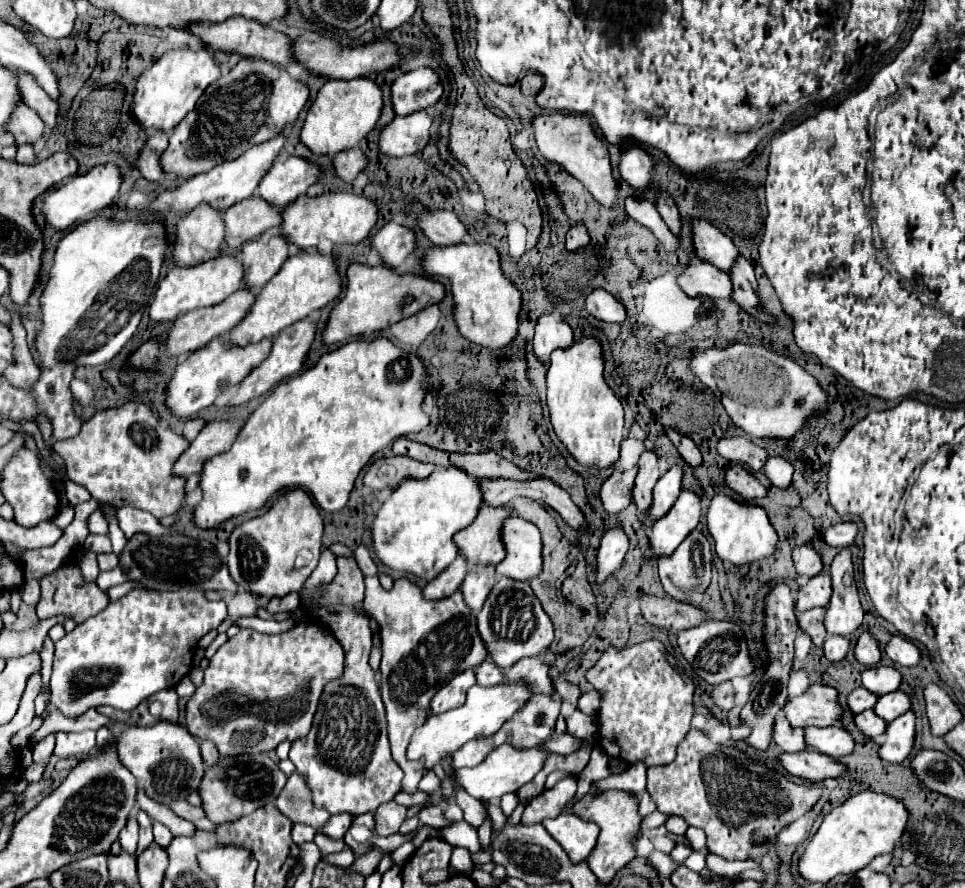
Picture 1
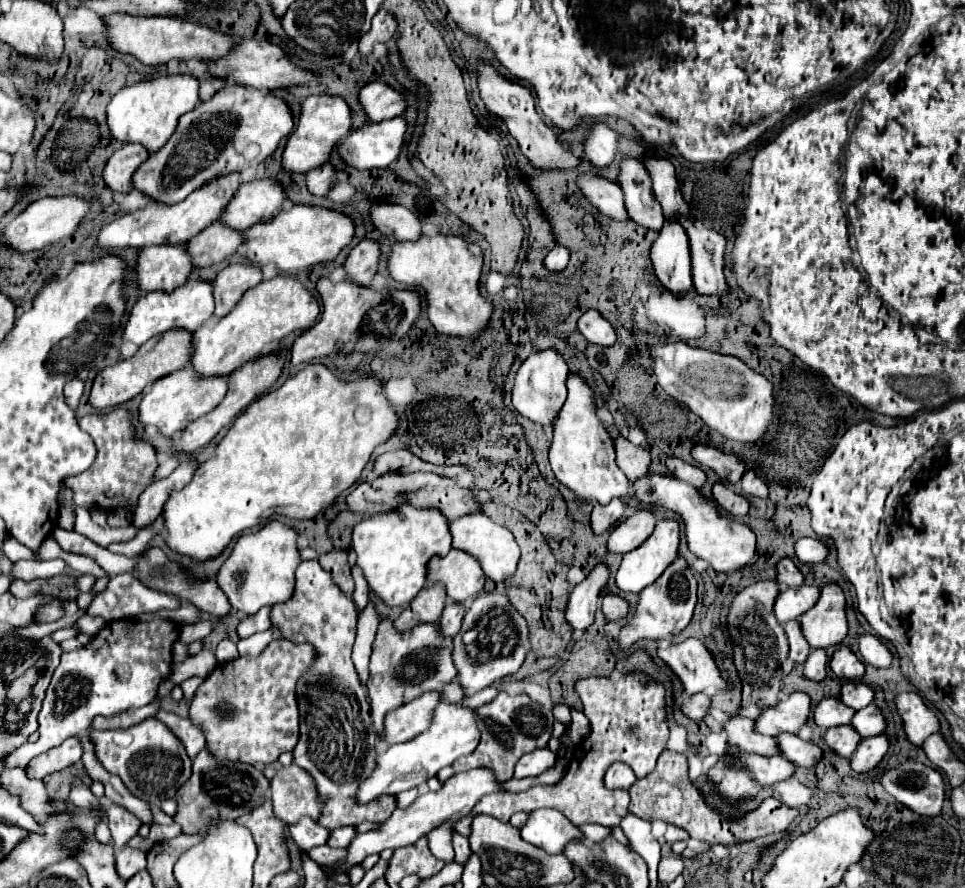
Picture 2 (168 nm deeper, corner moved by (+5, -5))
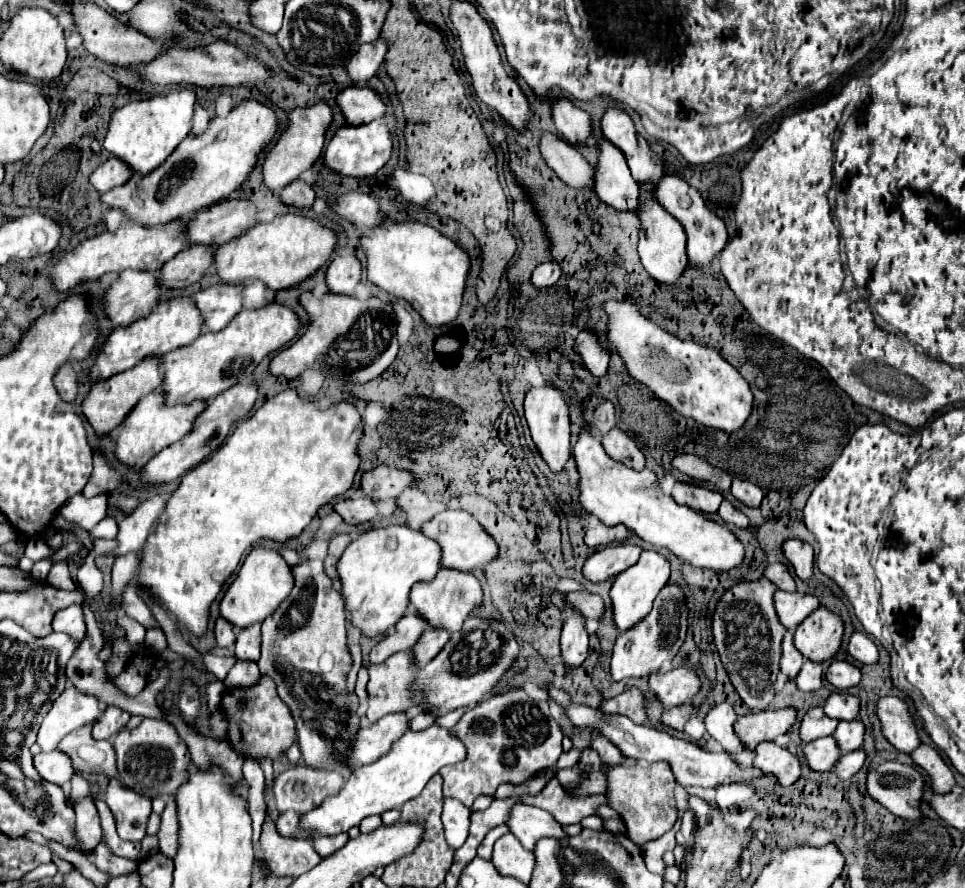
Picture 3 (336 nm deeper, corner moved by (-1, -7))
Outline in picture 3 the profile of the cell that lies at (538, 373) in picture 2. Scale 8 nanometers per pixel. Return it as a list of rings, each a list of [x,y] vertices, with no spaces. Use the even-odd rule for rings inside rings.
[[[554,385],[528,389],[524,399],[524,415],[540,455],[544,457],[544,461],[550,465],[552,471],[560,471],[570,457],[570,411],[564,393]]]

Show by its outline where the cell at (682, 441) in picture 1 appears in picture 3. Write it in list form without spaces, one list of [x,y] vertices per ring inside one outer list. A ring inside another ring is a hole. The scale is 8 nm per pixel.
[[[678,481],[672,489],[672,497],[678,503],[690,505],[694,509],[702,509],[704,513],[716,513],[722,503],[722,493],[702,487],[694,481]]]

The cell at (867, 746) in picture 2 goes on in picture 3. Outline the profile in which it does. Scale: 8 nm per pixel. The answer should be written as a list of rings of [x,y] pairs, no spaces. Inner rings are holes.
[[[856,749],[856,751],[852,751],[852,753],[846,753],[846,755],[842,755],[840,761],[836,763],[834,771],[838,773],[840,779],[848,781],[852,775],[856,775],[856,773],[862,769],[862,765],[866,763],[866,757],[868,757],[868,755],[866,755],[864,749]]]

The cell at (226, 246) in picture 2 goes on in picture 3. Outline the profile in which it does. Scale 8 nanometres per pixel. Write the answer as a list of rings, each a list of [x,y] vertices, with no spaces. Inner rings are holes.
[[[190,245],[186,251],[180,251],[174,259],[164,263],[160,271],[162,285],[170,289],[194,285],[212,271],[212,255],[216,255],[216,247]]]

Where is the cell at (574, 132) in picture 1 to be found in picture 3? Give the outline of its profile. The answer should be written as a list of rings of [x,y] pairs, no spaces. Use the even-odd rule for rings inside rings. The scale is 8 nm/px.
[[[458,1],[452,5],[450,9],[450,19],[452,19],[452,25],[454,29],[458,31],[458,39],[460,39],[460,45],[462,45],[462,53],[464,53],[464,61],[466,61],[466,69],[468,73],[472,75],[472,85],[478,93],[478,97],[488,105],[492,107],[494,111],[498,111],[510,125],[516,133],[524,133],[528,129],[528,119],[532,115],[532,109],[530,109],[530,103],[528,103],[528,97],[524,95],[522,87],[516,83],[514,77],[510,77],[506,73],[506,69],[502,67],[502,61],[500,61],[500,53],[498,53],[498,47],[494,43],[494,37],[492,37],[492,31],[490,31],[490,25],[486,23],[486,19],[476,11],[476,7],[472,3],[466,3],[466,1]]]

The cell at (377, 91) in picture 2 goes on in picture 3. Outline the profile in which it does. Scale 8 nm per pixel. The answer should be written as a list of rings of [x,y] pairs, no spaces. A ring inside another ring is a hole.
[[[350,85],[338,95],[338,105],[342,107],[342,113],[348,121],[348,125],[362,125],[372,123],[386,113],[386,103],[380,99],[380,95],[370,87],[356,87]]]

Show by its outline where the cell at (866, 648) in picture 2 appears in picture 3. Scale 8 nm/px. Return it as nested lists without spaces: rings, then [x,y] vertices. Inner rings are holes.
[[[856,631],[852,637],[850,637],[850,645],[848,645],[848,653],[864,663],[864,665],[876,665],[880,661],[880,651],[878,651],[878,645],[866,635],[866,633],[860,633]]]

